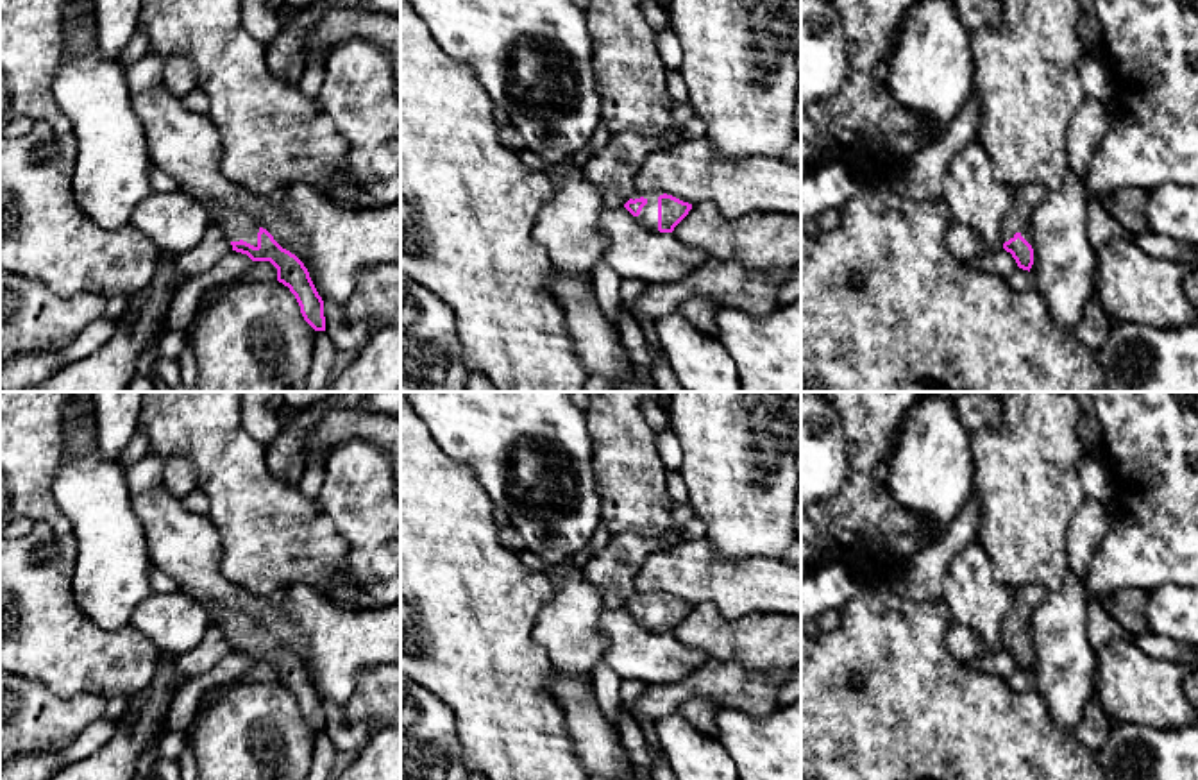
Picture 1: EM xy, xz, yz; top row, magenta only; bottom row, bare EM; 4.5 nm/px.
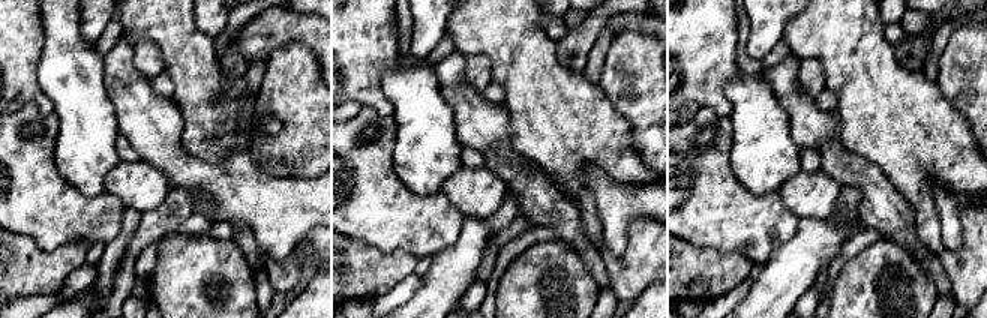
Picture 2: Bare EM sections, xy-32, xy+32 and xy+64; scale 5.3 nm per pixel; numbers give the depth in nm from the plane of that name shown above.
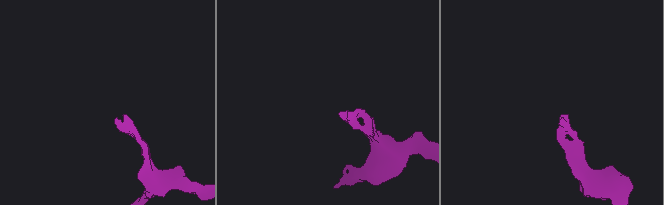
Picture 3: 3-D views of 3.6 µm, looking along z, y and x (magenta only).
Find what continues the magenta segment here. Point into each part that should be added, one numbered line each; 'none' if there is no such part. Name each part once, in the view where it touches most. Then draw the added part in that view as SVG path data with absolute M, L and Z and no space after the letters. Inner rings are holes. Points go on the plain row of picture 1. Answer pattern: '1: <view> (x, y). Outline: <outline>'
1: xy (238, 627). Outline: M200 601L200 603L207 608L211 621L225 630L227 639L231 642L243 640L257 648L259 624L256 619L252 619L247 614L222 610L207 601Z

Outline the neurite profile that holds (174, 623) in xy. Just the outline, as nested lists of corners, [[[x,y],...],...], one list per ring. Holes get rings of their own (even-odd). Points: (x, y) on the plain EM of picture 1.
[[[184,590],[152,592],[131,615],[131,626],[148,637],[157,651],[170,658],[193,649],[211,623],[207,608]]]

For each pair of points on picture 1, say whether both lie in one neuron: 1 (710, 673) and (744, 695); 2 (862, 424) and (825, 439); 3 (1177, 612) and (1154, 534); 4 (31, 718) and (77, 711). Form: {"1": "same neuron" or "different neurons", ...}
{"1": "same neuron", "2": "different neurons", "3": "different neurons", "4": "same neuron"}

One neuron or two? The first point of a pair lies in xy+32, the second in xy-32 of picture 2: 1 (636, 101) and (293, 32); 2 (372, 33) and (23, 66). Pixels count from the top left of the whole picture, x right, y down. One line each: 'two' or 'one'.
1: two
2: one

